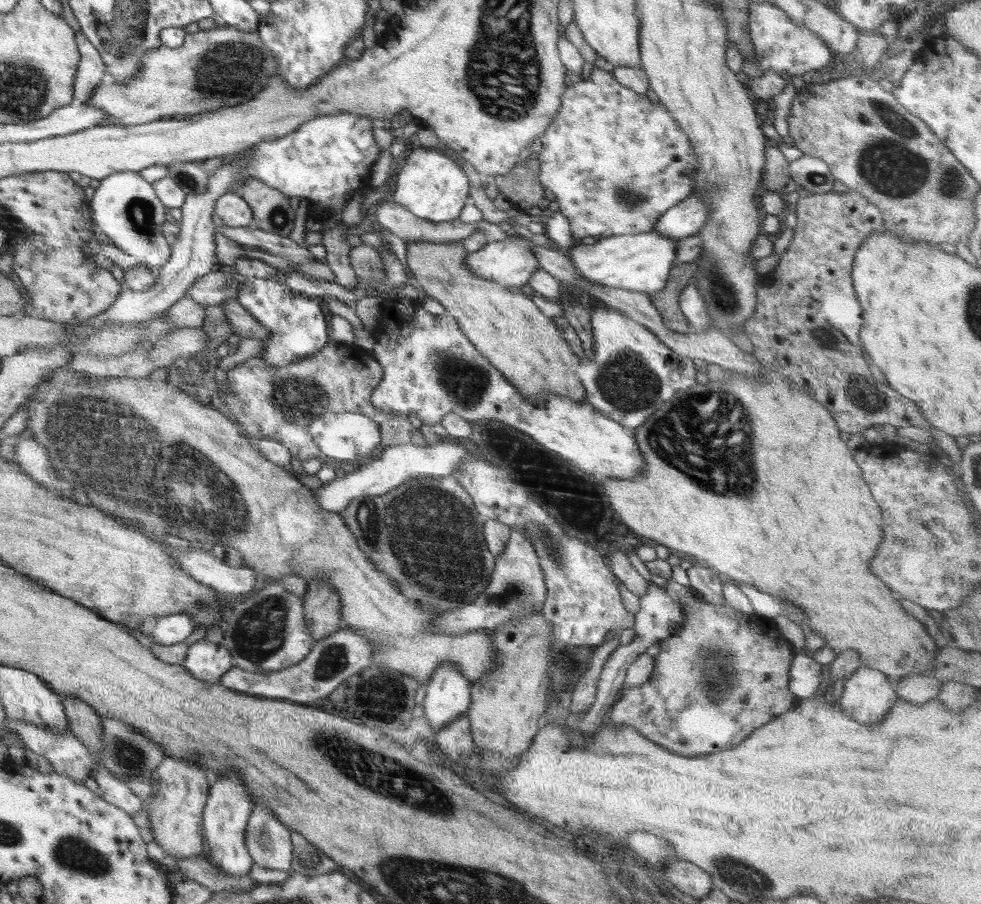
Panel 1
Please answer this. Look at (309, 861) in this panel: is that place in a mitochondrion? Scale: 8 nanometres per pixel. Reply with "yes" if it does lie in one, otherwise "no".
yes

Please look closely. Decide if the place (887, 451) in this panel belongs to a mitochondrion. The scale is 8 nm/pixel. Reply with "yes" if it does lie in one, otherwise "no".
no

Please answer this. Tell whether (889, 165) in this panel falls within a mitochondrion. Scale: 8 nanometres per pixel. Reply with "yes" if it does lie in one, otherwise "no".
yes

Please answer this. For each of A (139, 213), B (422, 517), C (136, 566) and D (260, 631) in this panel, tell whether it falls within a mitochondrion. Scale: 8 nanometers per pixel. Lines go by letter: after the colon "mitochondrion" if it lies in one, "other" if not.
A: mitochondrion
B: mitochondrion
C: other
D: mitochondrion

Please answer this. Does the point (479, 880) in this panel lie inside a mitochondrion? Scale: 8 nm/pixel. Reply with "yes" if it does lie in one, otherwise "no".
yes

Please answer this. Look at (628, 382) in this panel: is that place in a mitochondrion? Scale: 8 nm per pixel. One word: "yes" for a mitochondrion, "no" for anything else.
yes

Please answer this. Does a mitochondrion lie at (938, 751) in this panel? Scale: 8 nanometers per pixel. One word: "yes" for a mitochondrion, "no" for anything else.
no

